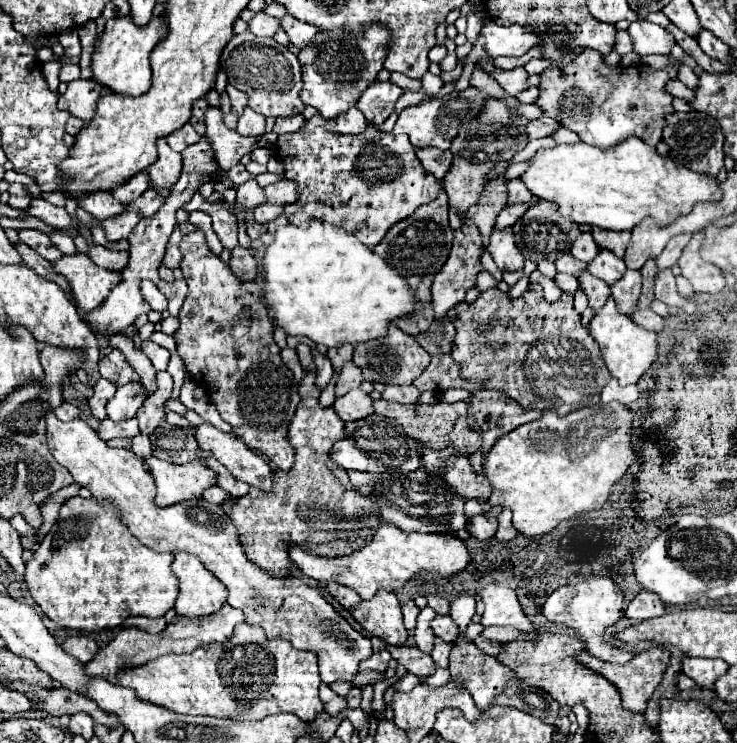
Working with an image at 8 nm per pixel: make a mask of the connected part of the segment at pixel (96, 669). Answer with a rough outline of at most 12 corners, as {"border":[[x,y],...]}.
{"border":[[225,603],[197,624],[173,622],[161,634],[125,628],[99,650],[87,676],[117,684],[121,668],[155,656],[223,644],[245,622]]}

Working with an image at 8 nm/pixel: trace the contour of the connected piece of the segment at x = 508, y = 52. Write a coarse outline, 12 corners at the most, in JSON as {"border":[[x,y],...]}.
{"border":[[523,26],[481,28],[485,50],[497,56],[523,56],[541,42]]}

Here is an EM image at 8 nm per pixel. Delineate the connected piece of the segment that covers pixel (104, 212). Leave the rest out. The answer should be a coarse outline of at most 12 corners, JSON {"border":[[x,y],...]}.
{"border":[[93,192],[79,200],[99,222],[119,216],[123,204],[111,192]]}

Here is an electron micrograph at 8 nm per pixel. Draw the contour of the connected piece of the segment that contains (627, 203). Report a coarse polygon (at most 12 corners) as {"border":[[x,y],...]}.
{"border":[[637,136],[539,150],[521,178],[577,224],[663,228],[721,200]]}

